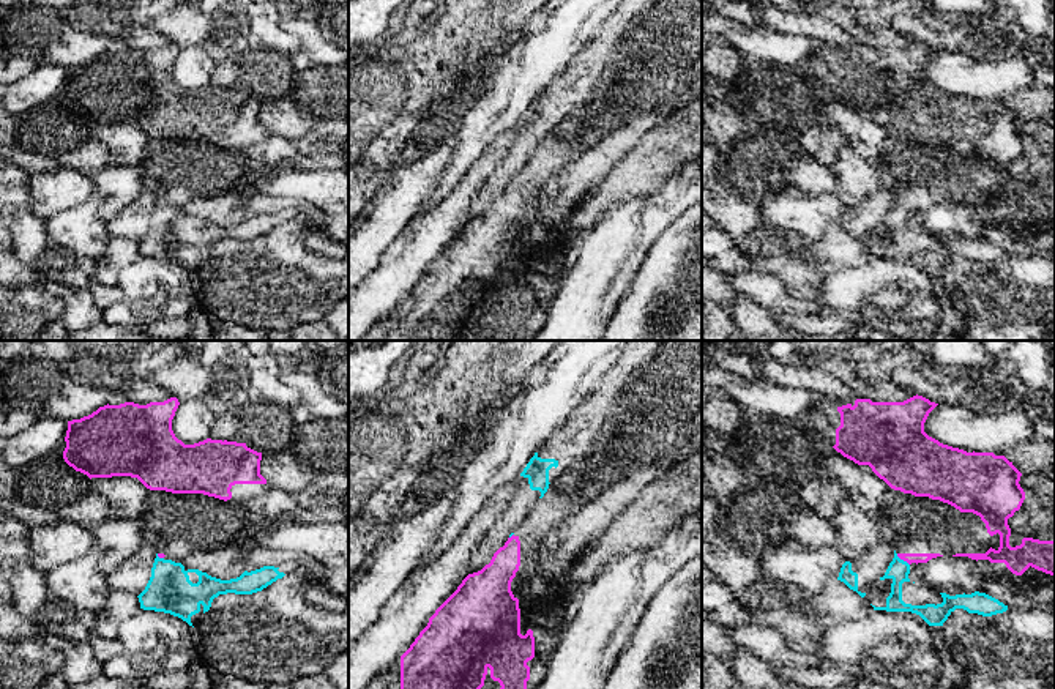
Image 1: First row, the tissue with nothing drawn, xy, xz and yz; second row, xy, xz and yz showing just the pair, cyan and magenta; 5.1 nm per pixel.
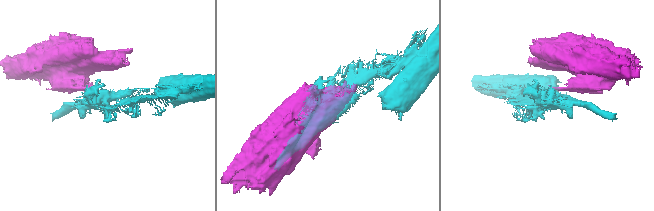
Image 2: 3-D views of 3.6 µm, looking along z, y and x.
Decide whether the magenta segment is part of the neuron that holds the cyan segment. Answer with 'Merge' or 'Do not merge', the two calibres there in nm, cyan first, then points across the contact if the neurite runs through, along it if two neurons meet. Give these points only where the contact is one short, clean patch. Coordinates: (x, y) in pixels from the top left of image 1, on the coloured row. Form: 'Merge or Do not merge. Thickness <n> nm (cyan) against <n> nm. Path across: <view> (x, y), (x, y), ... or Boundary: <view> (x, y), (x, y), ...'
Do not merge. Thickness 110 nm (cyan) against 50 nm. Boundary: yz (896, 554), (909, 565)

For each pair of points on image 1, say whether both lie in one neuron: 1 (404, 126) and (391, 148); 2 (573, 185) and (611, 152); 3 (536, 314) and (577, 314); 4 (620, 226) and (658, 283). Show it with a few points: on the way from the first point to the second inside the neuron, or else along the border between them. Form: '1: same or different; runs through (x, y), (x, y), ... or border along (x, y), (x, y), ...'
1: same; runs through (399, 131), (391, 139), (391, 144)
2: same; runs through (582, 175), (601, 158)
3: different; border along (557, 290), (548, 311), (548, 319), (543, 324)
4: different; border along (664, 229), (647, 251), (626, 294)

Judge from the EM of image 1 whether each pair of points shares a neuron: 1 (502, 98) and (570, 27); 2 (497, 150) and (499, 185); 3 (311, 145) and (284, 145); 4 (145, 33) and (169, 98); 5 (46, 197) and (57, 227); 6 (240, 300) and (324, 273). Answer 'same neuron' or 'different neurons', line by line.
1: same neuron
2: different neurons
3: different neurons
4: same neuron
5: different neurons
6: same neuron

